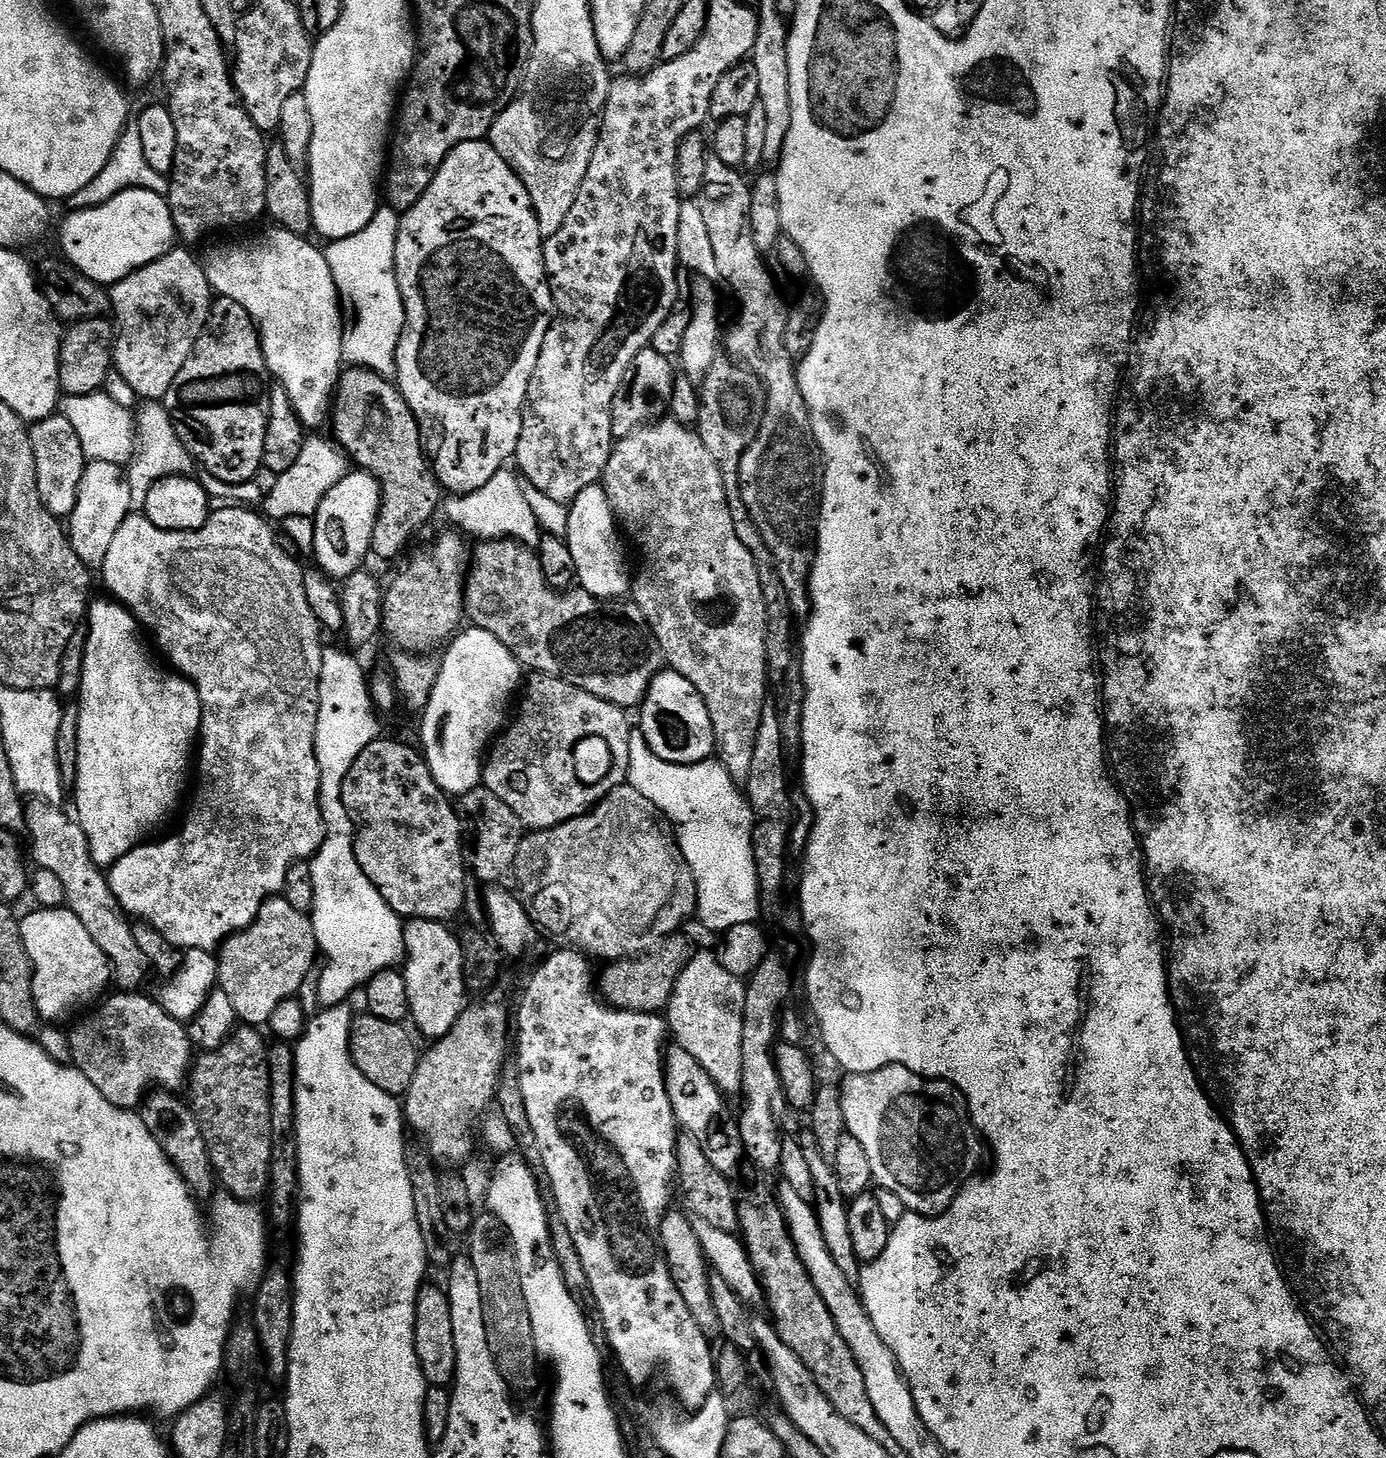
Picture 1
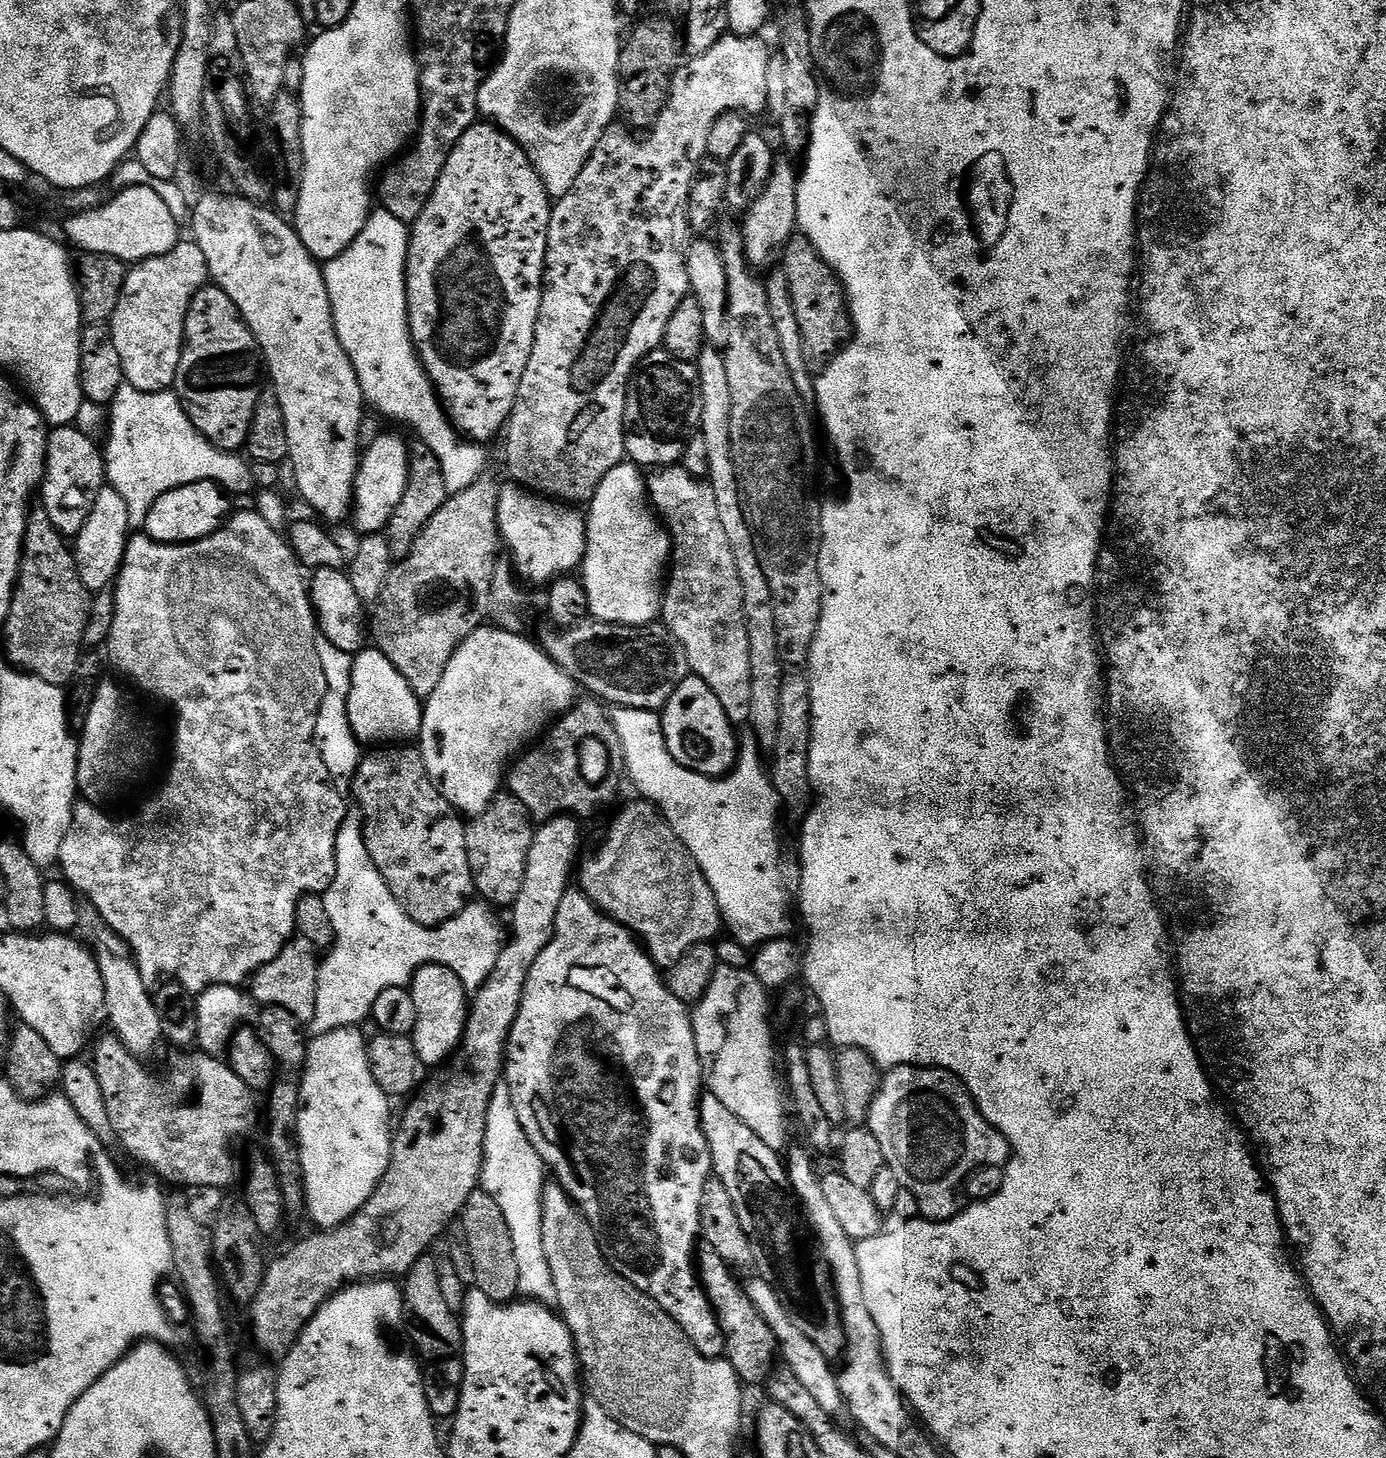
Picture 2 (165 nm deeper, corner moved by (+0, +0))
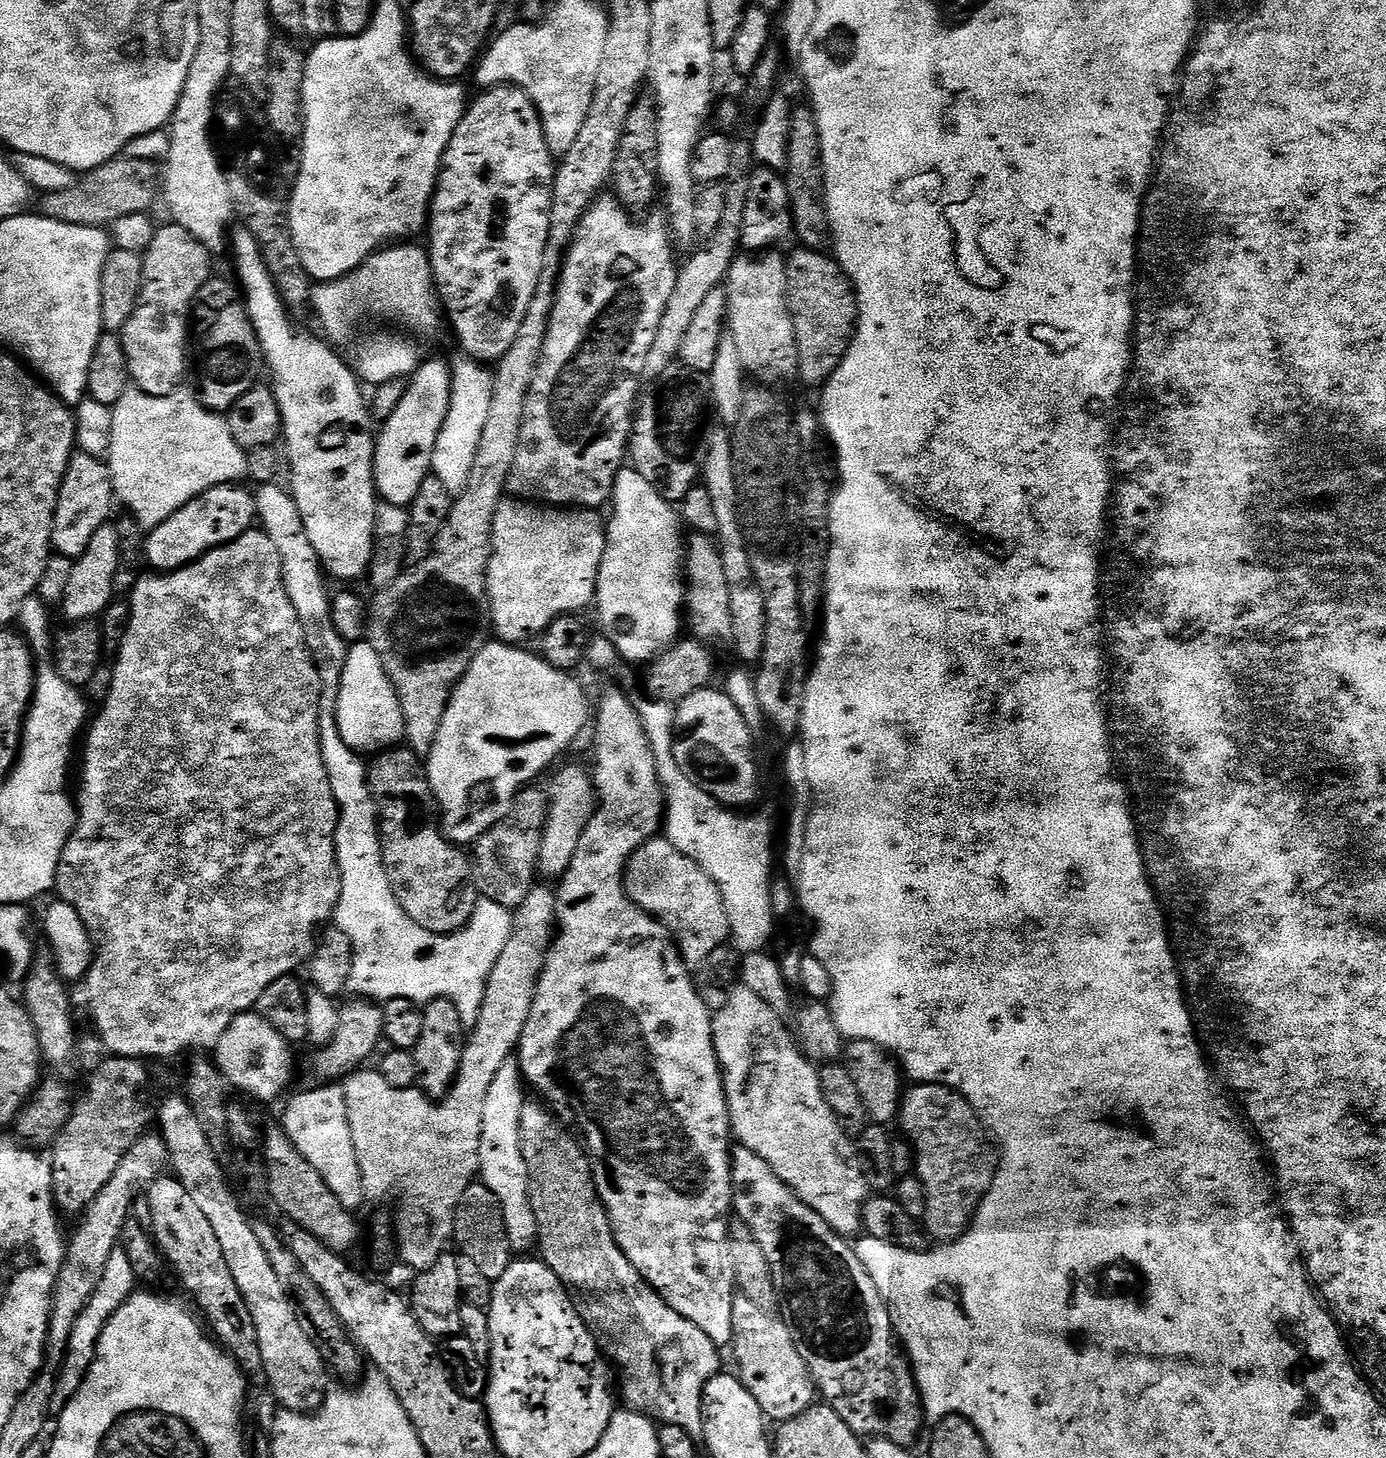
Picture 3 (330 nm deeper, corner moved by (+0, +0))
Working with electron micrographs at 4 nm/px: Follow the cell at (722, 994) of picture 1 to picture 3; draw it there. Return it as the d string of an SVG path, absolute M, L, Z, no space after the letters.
M743 986L733 988L730 1002L712 1017L732 1134L739 1147L754 1150L839 1236L852 1238L863 1225L863 1208L870 1197L868 1179L853 1137L846 1135L822 1094L817 1065L801 1051L783 1018Z

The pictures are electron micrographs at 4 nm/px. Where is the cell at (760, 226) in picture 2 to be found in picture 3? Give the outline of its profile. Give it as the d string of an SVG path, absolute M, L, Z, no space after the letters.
M769 250L759 254L740 254L730 266L726 281L728 294L727 331L734 338L734 346L738 346L738 355L742 358L742 366L749 377L757 376L757 381L768 386L776 386L779 380L793 380L798 376L798 346L794 338L794 322L788 309L788 283L786 282L786 263L779 251Z

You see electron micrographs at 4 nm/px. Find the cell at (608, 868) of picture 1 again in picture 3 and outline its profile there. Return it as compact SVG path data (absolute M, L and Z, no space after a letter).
M647 840L628 861L624 886L638 907L668 927L689 969L700 969L714 950L729 943L728 915L718 886L698 862L682 855L671 840Z

